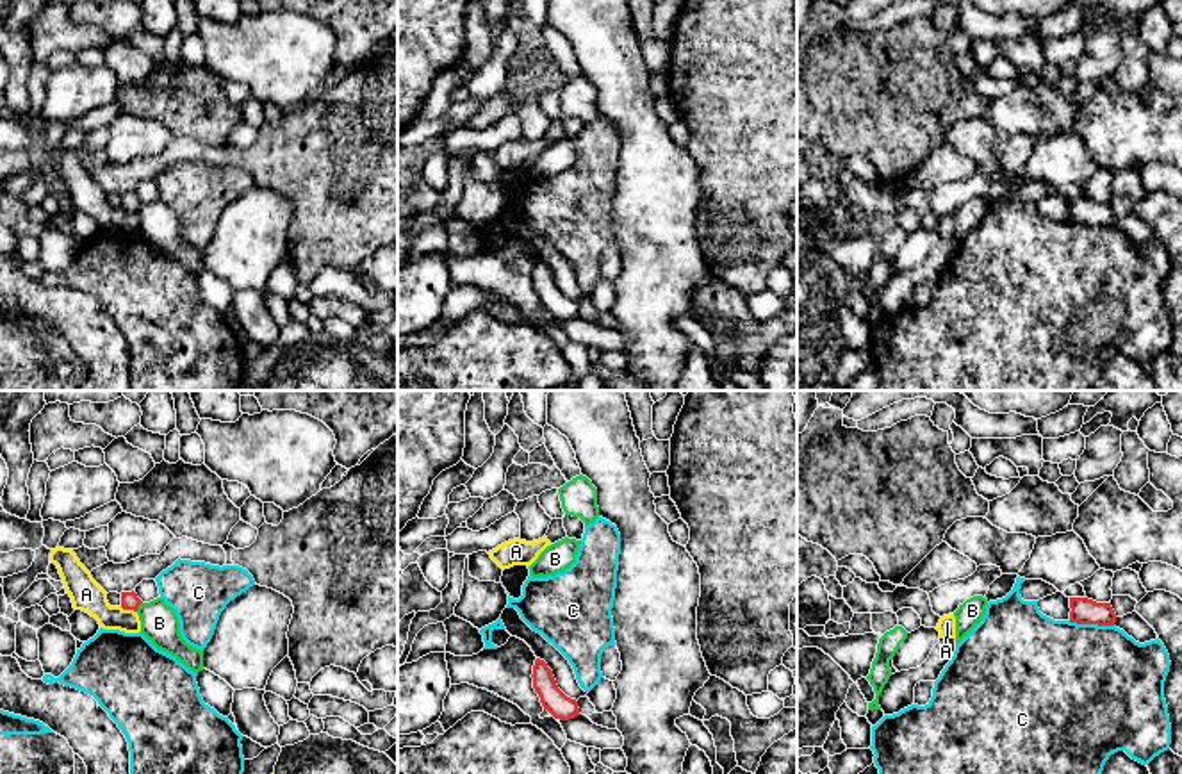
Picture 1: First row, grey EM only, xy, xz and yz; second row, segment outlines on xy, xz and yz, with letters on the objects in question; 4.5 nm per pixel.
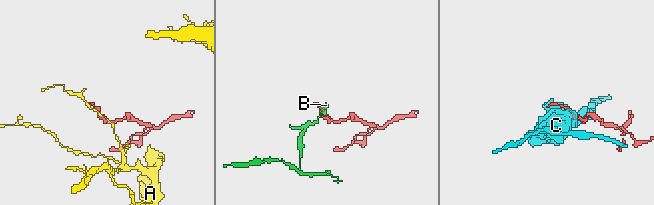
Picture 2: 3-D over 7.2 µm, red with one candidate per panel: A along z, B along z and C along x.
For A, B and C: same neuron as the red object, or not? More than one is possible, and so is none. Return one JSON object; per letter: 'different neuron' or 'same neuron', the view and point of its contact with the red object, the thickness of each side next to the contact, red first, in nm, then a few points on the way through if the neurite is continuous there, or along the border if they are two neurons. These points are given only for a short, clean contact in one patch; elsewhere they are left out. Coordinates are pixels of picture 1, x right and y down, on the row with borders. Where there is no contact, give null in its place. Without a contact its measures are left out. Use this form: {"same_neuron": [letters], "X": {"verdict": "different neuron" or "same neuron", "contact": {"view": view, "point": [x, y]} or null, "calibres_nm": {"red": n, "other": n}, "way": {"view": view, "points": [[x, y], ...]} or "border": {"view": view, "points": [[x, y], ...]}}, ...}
{"same_neuron": [], "A": {"verdict": "different neuron", "contact": {"view": "xy", "point": [129, 609]}, "calibres_nm": {"red": 80, "other": 150}, "border": {"view": "xy", "points": [[120, 607], [136, 612]]}}, "B": {"verdict": "different neuron", "contact": {"view": "xy", "point": [138, 607]}, "calibres_nm": {"red": 80, "other": 170}, "border": {"view": "xy", "points": [[141, 601], [136, 610]]}}, "C": {"verdict": "different neuron", "contact": {"view": "yz", "point": [1091, 623]}, "calibres_nm": {"red": 120, "other": 500}}}

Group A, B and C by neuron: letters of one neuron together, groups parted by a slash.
A / B / C

